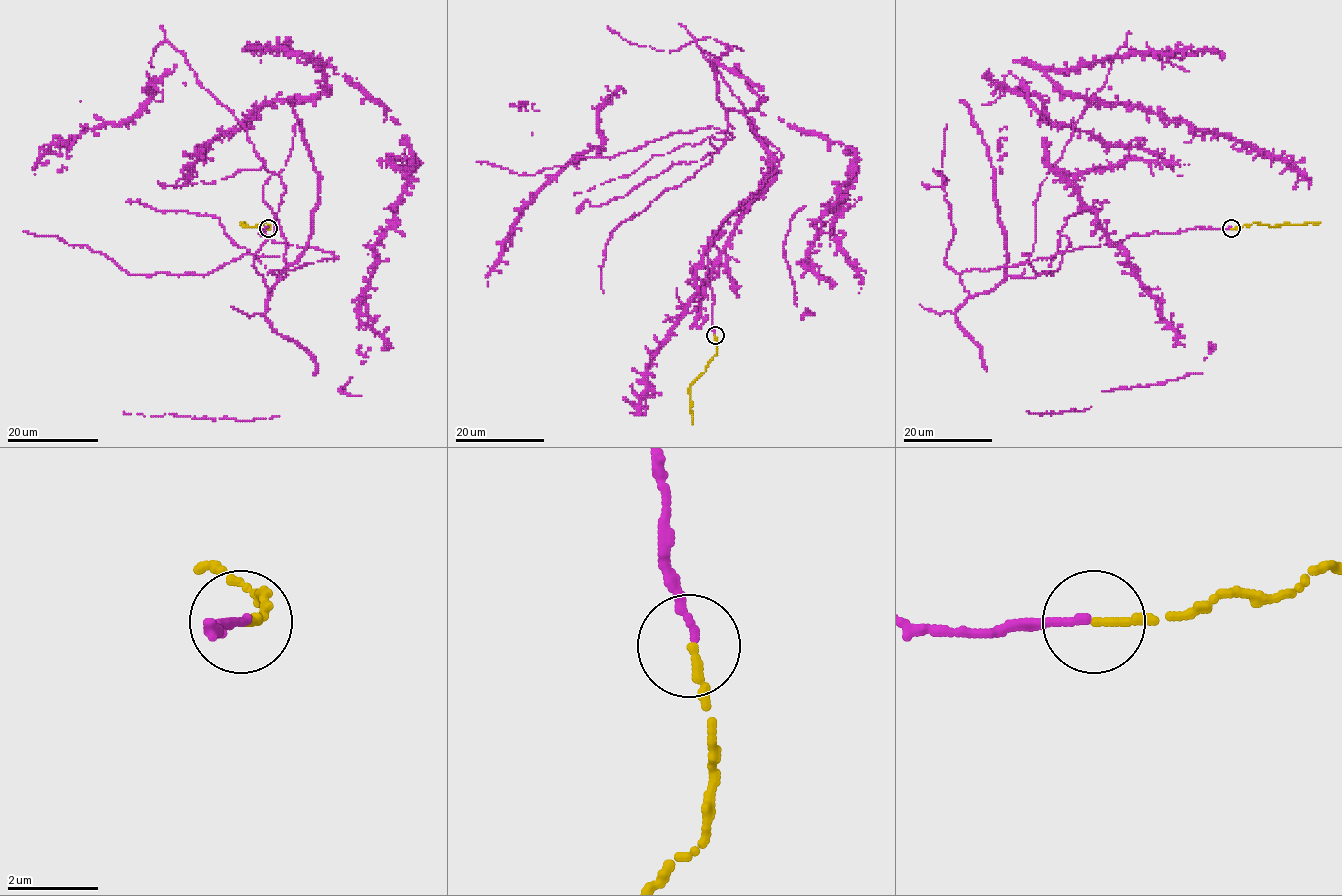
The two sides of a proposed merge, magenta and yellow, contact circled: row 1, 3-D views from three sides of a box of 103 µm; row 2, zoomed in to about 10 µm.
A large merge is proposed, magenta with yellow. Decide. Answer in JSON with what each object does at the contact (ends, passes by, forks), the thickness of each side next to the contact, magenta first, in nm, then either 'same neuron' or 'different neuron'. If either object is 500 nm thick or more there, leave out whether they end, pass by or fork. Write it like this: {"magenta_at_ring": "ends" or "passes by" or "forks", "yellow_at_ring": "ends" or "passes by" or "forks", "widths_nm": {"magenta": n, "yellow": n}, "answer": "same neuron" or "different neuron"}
{"magenta_at_ring": "ends", "yellow_at_ring": "ends", "widths_nm": {"magenta": 180, "yellow": 180}, "answer": "same neuron"}

